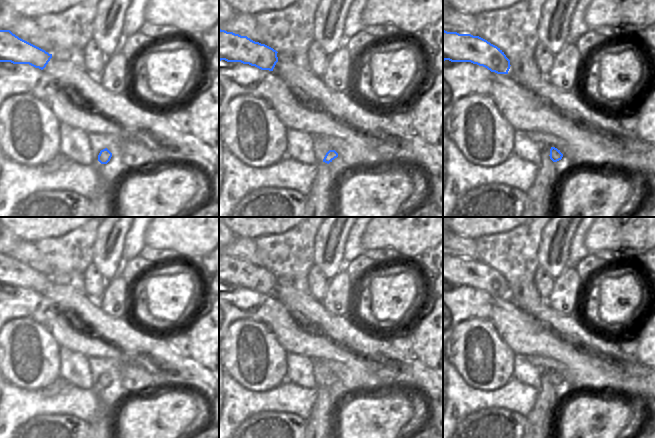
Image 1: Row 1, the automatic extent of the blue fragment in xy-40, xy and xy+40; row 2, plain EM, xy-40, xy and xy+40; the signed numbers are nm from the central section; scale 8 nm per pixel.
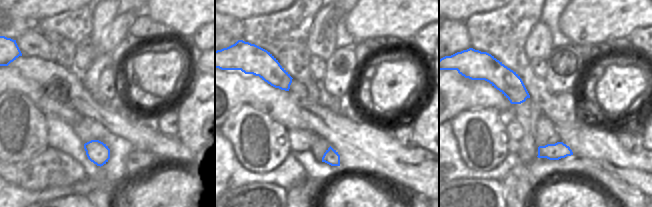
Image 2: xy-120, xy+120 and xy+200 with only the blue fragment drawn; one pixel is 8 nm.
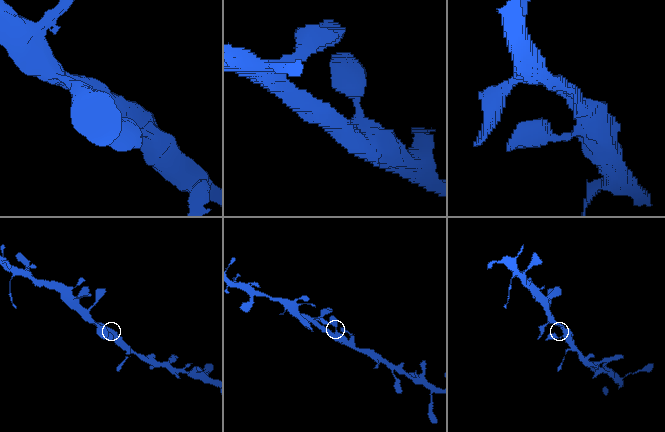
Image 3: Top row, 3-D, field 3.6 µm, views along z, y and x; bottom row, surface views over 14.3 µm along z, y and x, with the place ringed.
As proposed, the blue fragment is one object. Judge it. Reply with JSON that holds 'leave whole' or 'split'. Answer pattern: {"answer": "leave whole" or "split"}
{"answer": "leave whole"}

